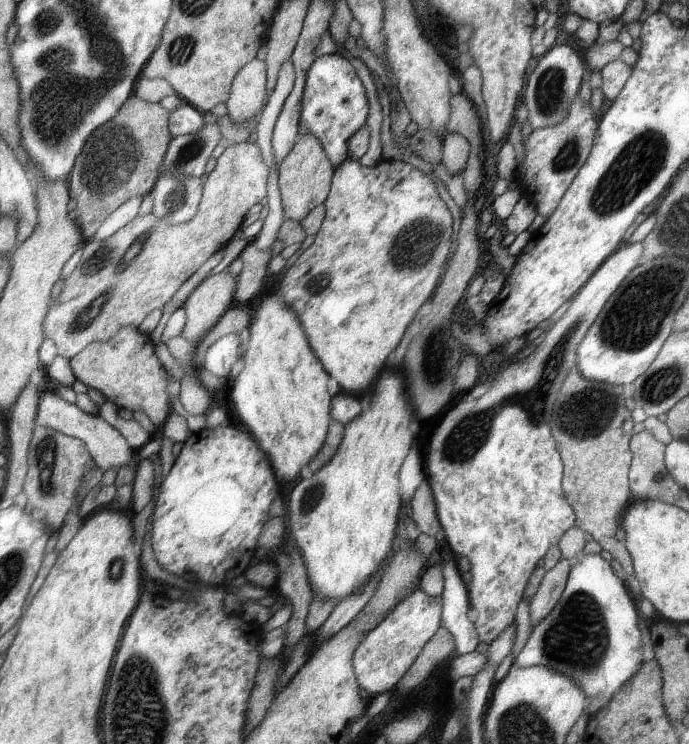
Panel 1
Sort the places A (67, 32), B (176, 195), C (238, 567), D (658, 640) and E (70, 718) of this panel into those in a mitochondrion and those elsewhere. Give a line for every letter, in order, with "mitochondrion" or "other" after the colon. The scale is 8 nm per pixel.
A: mitochondrion
B: mitochondrion
C: other
D: other
E: other

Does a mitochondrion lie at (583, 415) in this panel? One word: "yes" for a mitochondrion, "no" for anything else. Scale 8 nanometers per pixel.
yes

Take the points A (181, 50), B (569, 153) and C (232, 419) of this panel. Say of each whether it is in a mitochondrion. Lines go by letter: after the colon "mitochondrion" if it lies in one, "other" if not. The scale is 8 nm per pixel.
A: mitochondrion
B: mitochondrion
C: other

